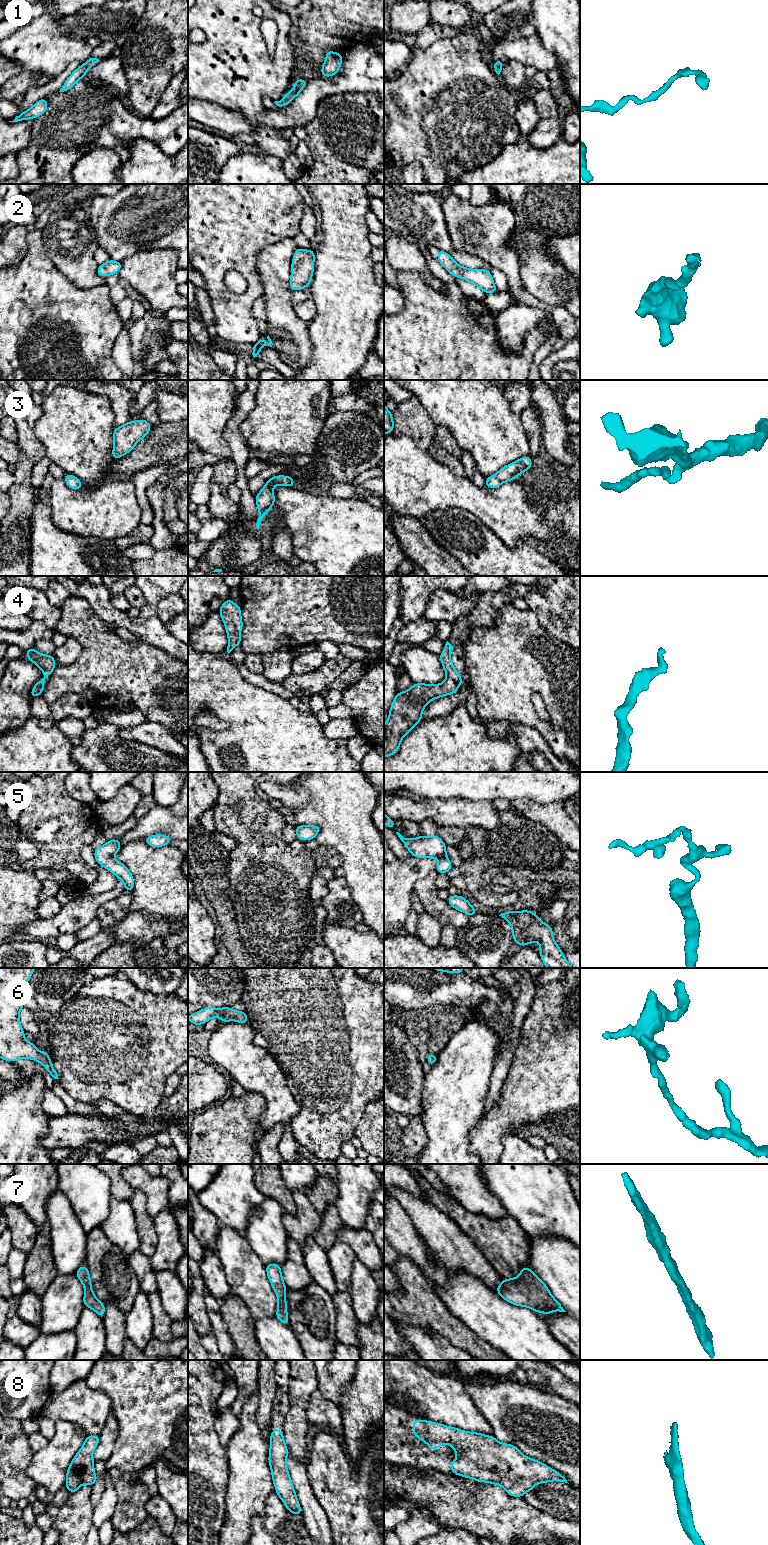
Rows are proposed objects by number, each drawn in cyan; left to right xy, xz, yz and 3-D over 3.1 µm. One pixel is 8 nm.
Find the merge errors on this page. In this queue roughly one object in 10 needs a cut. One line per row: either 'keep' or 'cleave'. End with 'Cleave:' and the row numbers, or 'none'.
1: keep
2: keep
3: keep
4: keep
5: keep
6: keep
7: keep
8: keep
Cleave: none

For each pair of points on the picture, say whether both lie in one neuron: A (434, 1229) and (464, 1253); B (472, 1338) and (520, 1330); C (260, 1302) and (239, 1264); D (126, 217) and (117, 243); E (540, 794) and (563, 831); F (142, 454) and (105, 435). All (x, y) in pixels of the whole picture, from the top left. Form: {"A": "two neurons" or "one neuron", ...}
{"A": "one neuron", "B": "two neurons", "C": "one neuron", "D": "one neuron", "E": "two neurons", "F": "two neurons"}

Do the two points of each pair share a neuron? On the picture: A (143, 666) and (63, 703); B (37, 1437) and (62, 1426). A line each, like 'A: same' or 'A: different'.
A: different
B: different

